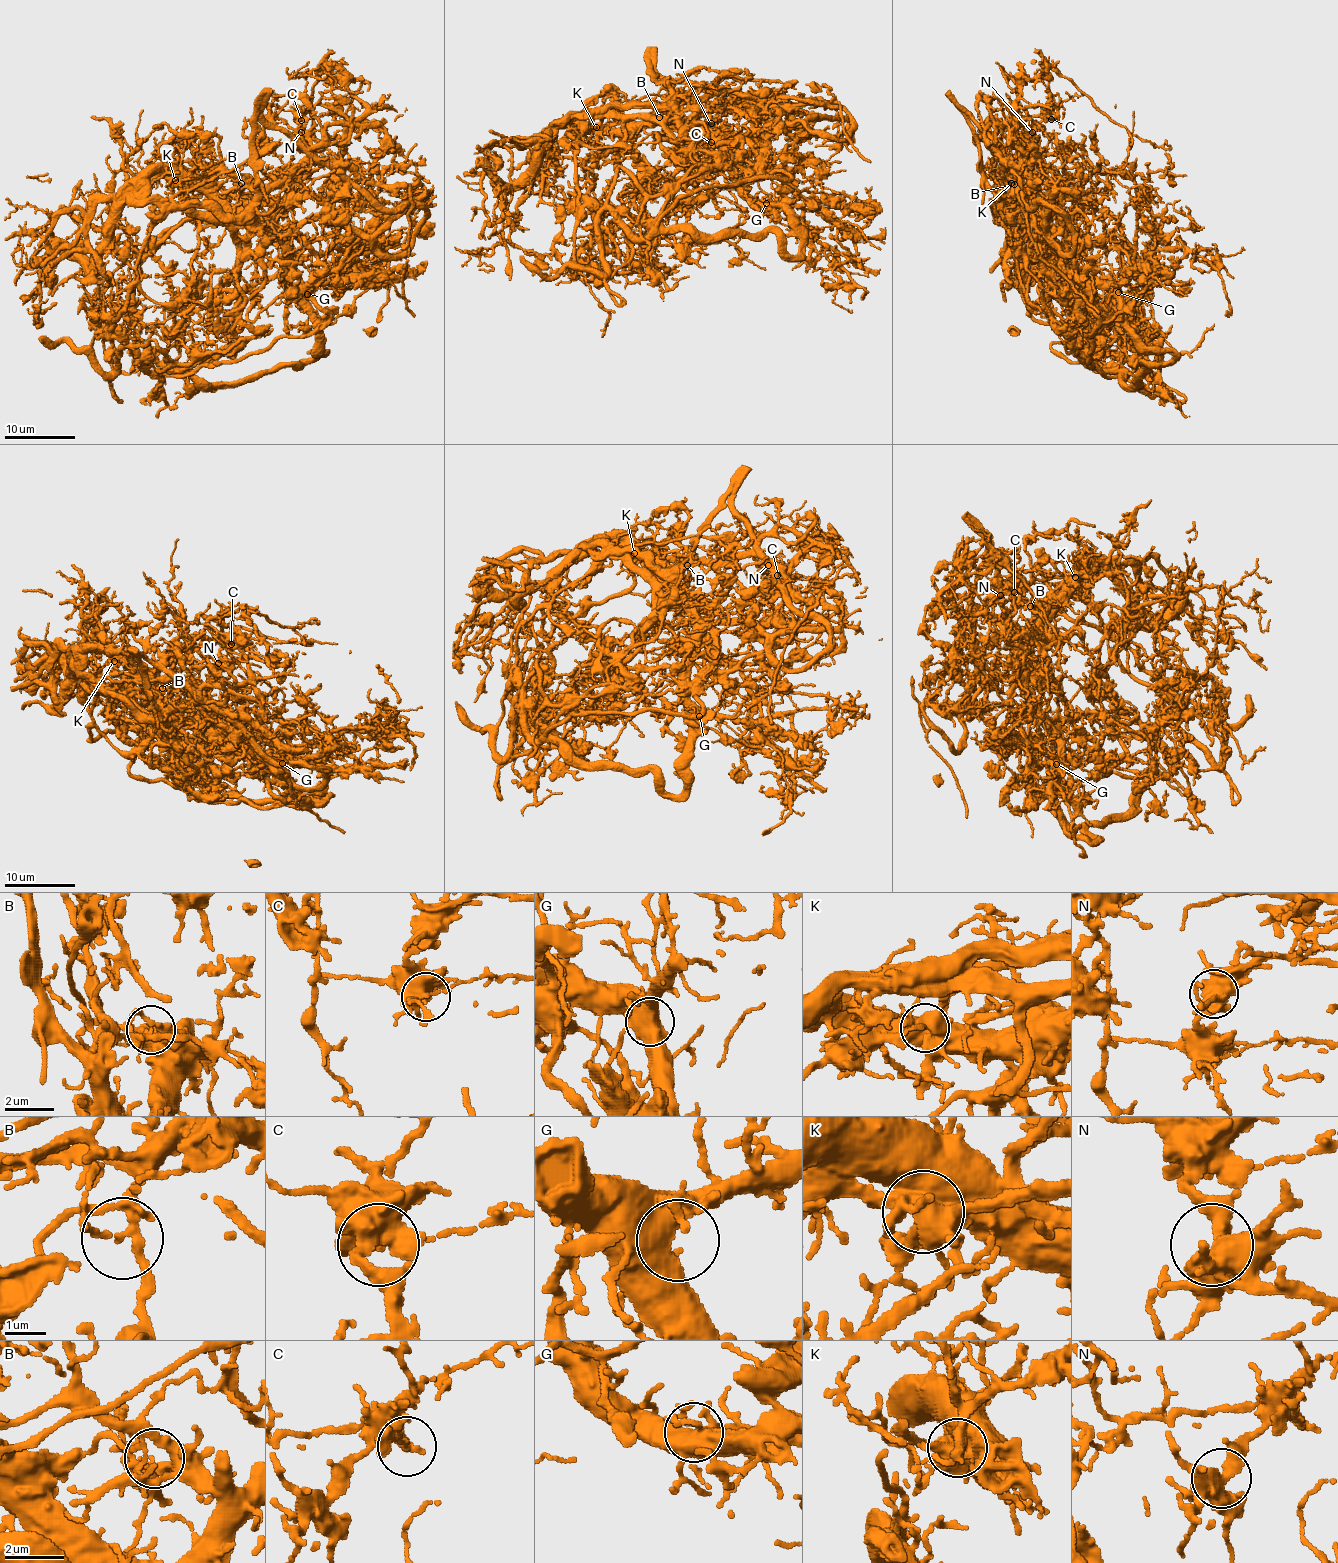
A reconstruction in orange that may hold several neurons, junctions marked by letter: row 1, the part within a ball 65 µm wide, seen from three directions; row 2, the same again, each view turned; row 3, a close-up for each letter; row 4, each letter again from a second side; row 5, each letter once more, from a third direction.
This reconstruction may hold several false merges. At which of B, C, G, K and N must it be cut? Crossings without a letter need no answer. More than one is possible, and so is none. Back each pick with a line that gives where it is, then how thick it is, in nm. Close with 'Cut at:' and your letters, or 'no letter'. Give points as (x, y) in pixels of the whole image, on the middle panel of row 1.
C: place (711, 142); calibre 360 nm
K: place (596, 127); calibre 650 nm
Cut at: C, K

